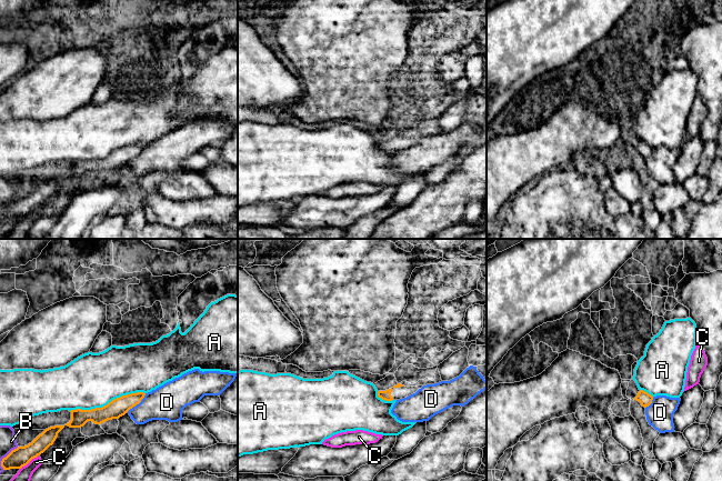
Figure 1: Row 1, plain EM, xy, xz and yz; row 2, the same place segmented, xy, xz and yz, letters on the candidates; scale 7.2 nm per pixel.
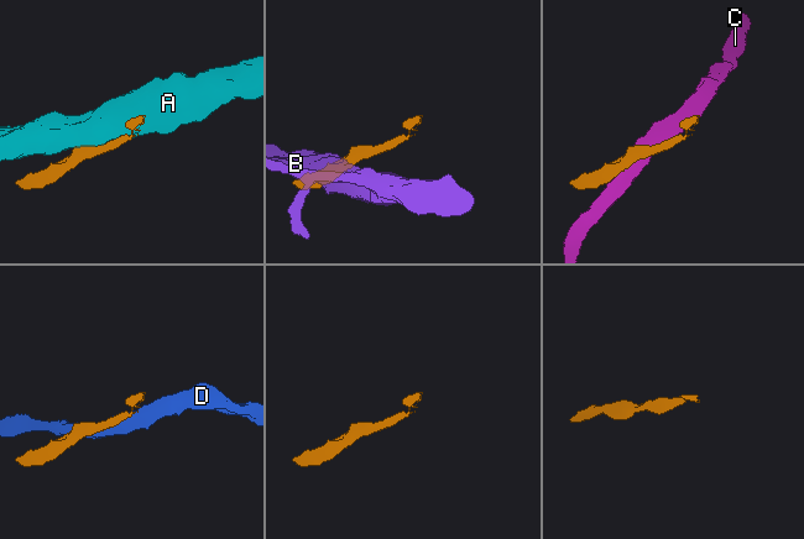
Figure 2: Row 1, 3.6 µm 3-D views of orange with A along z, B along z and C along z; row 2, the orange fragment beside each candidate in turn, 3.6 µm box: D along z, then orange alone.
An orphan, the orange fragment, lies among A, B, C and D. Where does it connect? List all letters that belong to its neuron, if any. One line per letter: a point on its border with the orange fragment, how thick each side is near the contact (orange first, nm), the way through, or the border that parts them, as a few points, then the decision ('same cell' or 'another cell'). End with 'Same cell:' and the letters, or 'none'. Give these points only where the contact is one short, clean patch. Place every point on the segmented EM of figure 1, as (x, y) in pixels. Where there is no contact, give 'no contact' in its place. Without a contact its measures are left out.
A: contact xy (108, 403); calibres 140 and 400 nm; another cell
B: contact xy (6, 457); calibres 140 and 130 nm; another cell
C: contact xy (29, 461); calibres 140 and 100 nm; another cell
D: contact xy (137, 403); calibres 140 and 260 nm; another cell
Same cell: none

